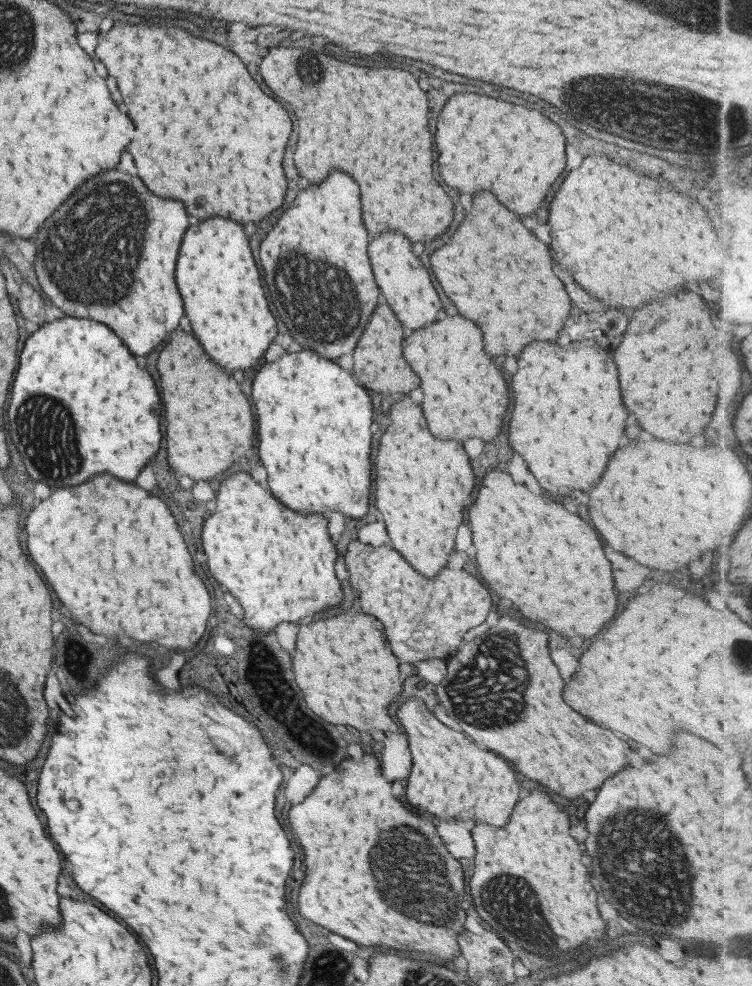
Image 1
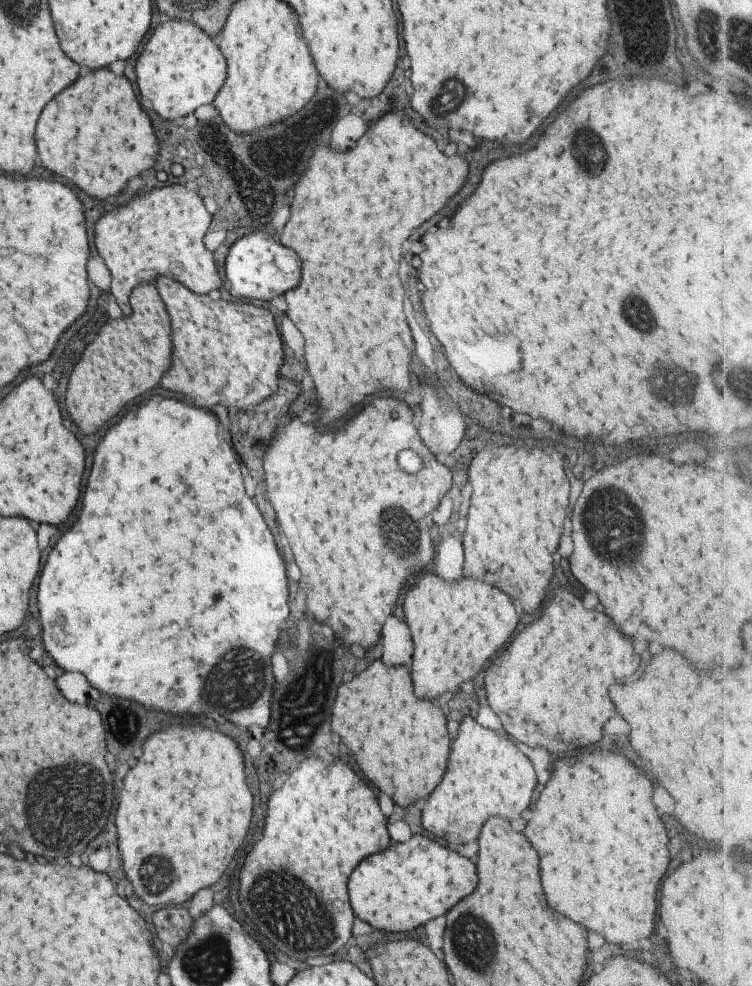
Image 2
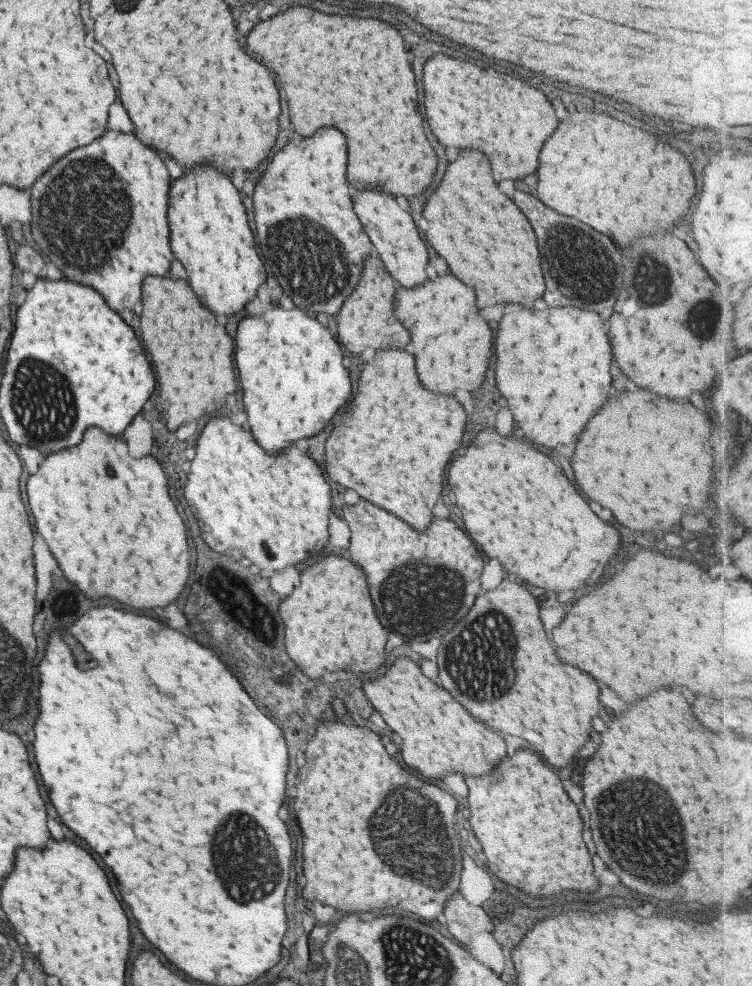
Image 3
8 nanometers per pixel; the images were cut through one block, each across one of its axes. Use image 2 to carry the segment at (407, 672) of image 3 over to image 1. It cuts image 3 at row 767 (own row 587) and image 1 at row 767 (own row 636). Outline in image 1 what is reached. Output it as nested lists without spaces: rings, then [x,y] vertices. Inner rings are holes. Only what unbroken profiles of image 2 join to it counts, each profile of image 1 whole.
[[[417,698],[407,700],[397,710],[397,720],[407,734],[409,750],[411,750],[411,774],[407,778],[407,804],[423,810],[427,814],[433,814],[437,818],[463,818],[463,820],[475,820],[489,826],[505,826],[509,820],[509,814],[517,802],[519,786],[515,780],[513,770],[495,754],[479,750],[473,742],[465,738],[463,732],[455,732],[443,725],[431,712],[423,708],[423,702]]]

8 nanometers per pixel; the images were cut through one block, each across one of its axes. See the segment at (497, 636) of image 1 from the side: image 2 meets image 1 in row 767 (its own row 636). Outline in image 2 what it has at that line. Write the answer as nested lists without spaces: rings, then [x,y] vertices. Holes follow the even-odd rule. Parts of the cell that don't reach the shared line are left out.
[[[557,588],[553,590],[553,596],[551,600],[543,606],[543,612],[541,616],[527,624],[519,634],[515,634],[511,638],[511,642],[507,644],[507,648],[499,650],[497,652],[497,662],[507,662],[509,666],[503,668],[501,672],[491,672],[491,674],[485,674],[483,678],[483,684],[485,684],[485,694],[487,694],[487,704],[491,710],[495,710],[495,714],[499,716],[501,720],[501,726],[503,730],[511,736],[511,738],[517,738],[519,742],[527,744],[527,746],[543,746],[545,750],[549,752],[565,752],[565,750],[571,750],[571,748],[577,748],[577,746],[587,746],[587,744],[595,744],[599,738],[601,738],[601,724],[605,720],[609,720],[613,716],[613,704],[611,700],[607,698],[607,686],[611,684],[625,684],[637,670],[639,666],[639,658],[633,654],[633,648],[631,648],[631,642],[629,638],[625,638],[623,634],[619,634],[619,630],[613,626],[613,622],[603,614],[603,612],[595,612],[595,610],[585,610],[581,600],[573,594],[569,594],[565,588]]]

